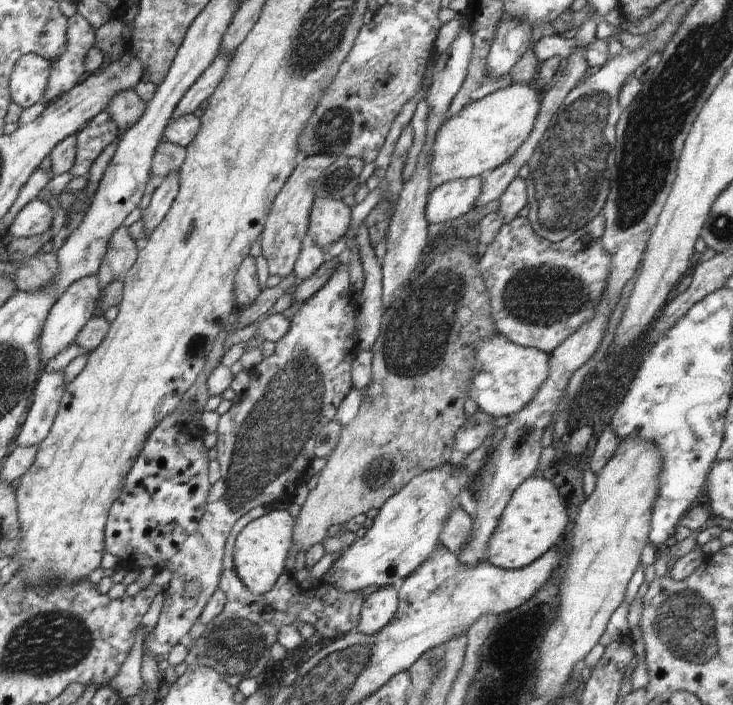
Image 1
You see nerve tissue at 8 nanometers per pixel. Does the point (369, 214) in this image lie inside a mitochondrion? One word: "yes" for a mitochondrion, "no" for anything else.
no

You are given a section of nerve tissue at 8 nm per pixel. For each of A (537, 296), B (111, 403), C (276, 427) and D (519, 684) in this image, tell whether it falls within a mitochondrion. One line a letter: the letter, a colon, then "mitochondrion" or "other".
A: mitochondrion
B: other
C: mitochondrion
D: other

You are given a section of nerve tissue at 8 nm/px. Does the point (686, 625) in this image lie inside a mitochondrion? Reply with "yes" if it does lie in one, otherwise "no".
yes

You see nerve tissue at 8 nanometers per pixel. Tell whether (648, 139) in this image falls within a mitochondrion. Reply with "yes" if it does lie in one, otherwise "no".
yes

